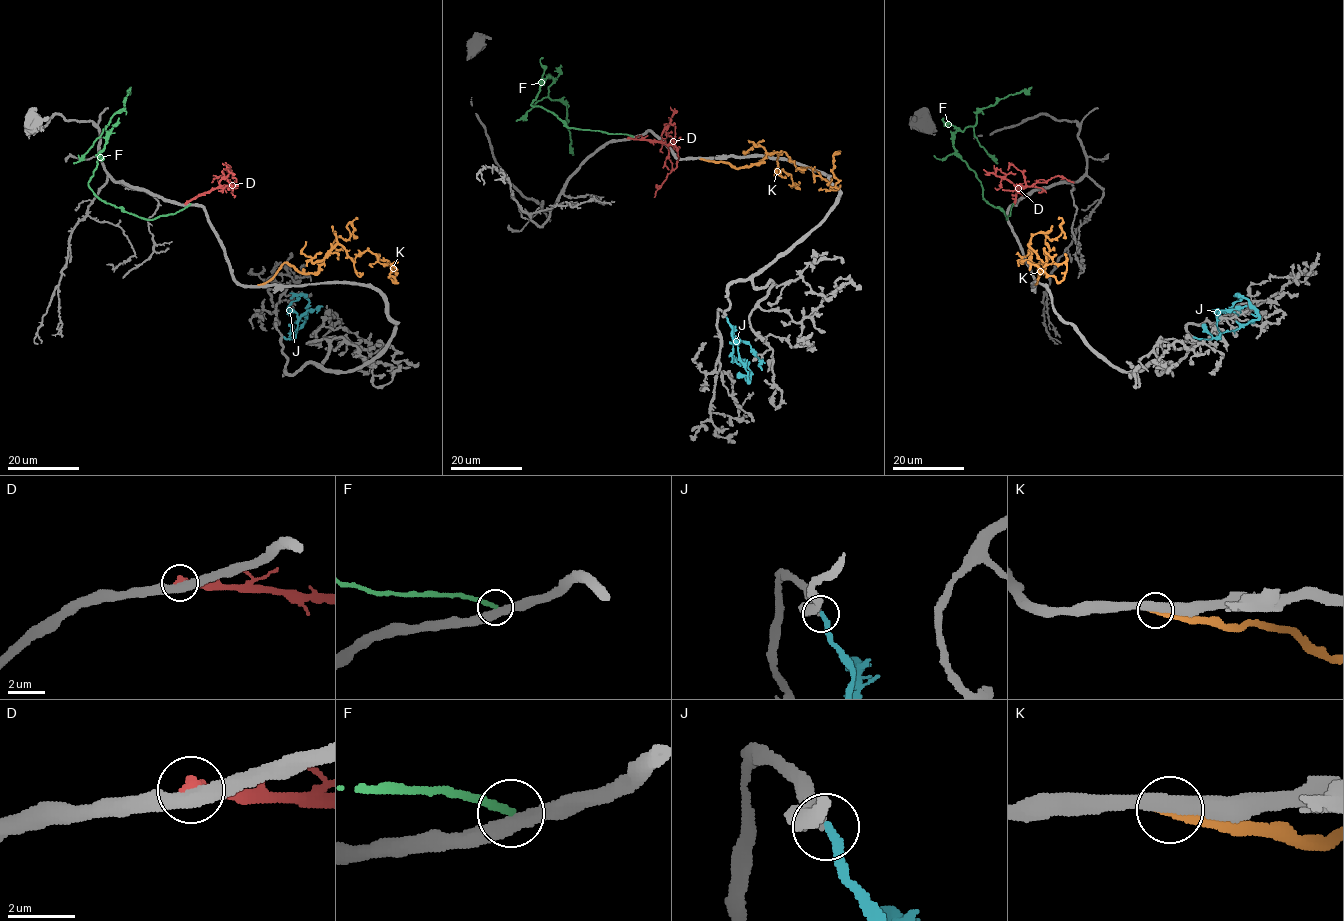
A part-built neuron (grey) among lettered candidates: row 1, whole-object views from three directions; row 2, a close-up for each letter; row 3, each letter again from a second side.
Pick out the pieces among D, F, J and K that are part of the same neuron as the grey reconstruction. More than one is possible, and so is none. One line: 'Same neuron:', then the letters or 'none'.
Same neuron: J

